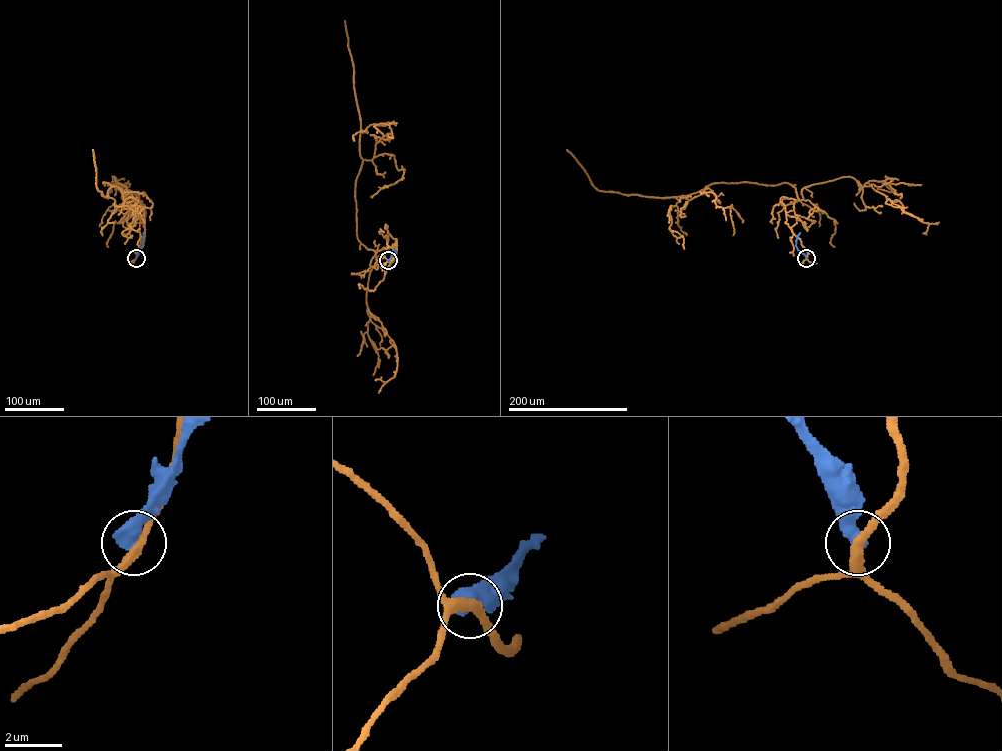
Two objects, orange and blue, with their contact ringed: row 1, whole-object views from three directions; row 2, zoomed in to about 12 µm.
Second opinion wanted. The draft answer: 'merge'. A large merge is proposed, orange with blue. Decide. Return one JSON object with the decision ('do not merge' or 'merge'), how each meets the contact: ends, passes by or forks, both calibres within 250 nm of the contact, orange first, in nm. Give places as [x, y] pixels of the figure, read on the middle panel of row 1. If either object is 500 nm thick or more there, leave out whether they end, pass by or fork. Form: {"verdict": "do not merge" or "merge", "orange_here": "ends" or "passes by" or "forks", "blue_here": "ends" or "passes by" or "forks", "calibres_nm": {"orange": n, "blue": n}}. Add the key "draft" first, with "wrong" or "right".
{"draft": "wrong", "verdict": "do not merge", "calibres_nm": {"orange": 320, "blue": 600}}

